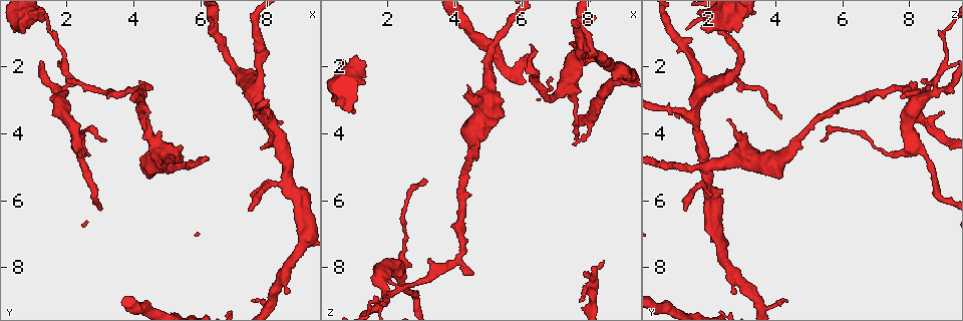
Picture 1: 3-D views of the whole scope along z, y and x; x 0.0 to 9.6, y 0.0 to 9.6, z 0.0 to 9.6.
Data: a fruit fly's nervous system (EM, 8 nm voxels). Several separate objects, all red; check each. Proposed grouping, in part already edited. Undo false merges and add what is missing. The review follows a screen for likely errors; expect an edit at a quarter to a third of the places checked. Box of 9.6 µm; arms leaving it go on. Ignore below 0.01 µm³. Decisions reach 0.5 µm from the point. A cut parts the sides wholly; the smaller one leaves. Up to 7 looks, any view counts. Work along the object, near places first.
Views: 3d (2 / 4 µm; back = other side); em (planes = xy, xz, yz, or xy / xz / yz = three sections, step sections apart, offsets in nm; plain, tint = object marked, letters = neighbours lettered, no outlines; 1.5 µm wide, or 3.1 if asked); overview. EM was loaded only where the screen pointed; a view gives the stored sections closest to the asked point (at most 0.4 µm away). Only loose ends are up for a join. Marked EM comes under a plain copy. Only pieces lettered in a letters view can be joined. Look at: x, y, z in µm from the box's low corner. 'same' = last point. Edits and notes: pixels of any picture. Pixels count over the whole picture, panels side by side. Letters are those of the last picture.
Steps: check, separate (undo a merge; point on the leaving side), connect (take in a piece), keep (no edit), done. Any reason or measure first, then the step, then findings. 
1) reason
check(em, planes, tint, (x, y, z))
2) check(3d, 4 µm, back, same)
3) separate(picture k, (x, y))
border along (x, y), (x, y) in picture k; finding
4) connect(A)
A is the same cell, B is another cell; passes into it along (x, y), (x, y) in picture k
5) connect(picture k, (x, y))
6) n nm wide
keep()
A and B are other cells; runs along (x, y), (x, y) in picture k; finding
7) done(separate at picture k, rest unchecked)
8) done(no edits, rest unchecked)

thick end
check(3d, 2 µm, back, (0.65, 0.85, 1.75))

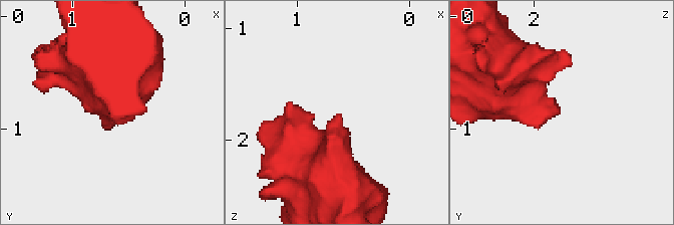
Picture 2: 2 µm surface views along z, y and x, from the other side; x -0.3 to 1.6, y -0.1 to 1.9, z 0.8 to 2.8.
check(em, yz, step 8, tint, (0.66, 0.82, 1.74))

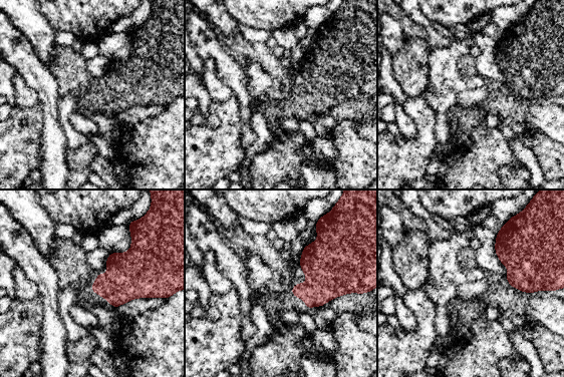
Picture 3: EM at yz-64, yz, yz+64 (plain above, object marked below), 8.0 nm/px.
check(em, planes, letters, same)

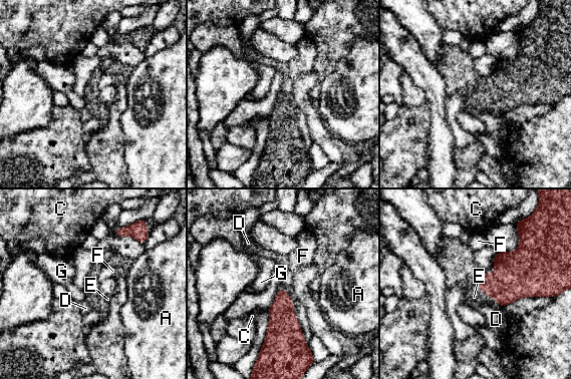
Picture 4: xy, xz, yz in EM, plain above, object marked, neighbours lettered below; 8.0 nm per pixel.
E touches over 40 nm
connect(picture 4, (474, 297))
E is the same cell, A, C, D, F and G are other cells; the neuron continues

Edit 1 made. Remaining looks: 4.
check(overview)

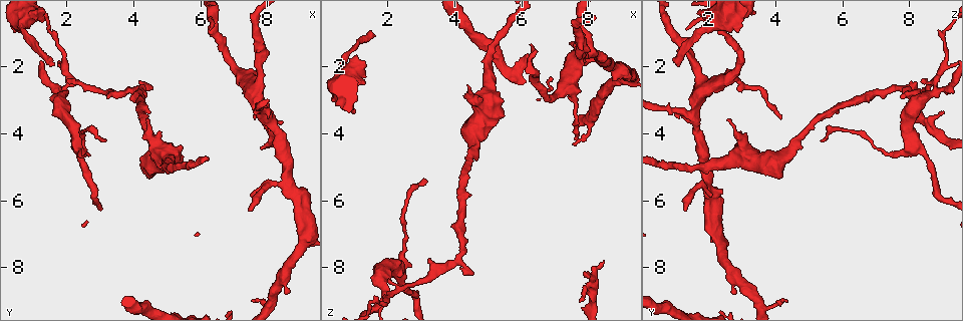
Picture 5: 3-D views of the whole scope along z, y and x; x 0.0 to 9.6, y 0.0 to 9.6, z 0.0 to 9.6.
a fork
check(em, planes, tint, (4.15, 2.65, 7.70))

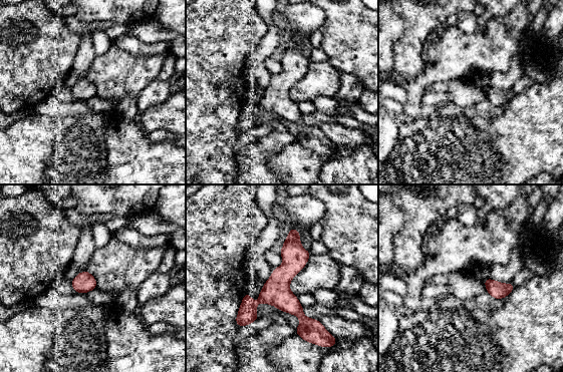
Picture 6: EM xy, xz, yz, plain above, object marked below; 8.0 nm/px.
check(em, planes, letters, same)

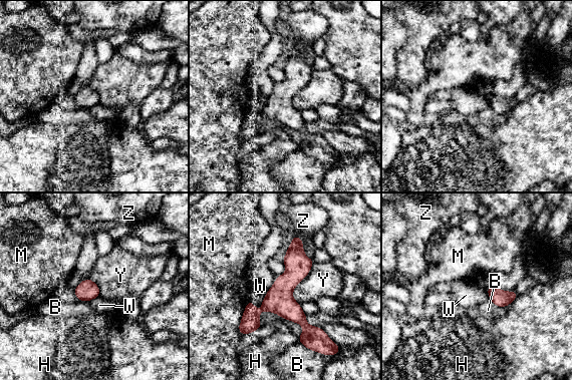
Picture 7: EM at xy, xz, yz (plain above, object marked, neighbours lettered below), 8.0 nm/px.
keep()
B, H, M, W, Y and Z are other cells; runs along (295, 239), (286, 305), (316, 340) in picture 7; continuous, no second neuron

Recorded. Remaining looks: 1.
done(connect at picture 4, rest unchecked)

